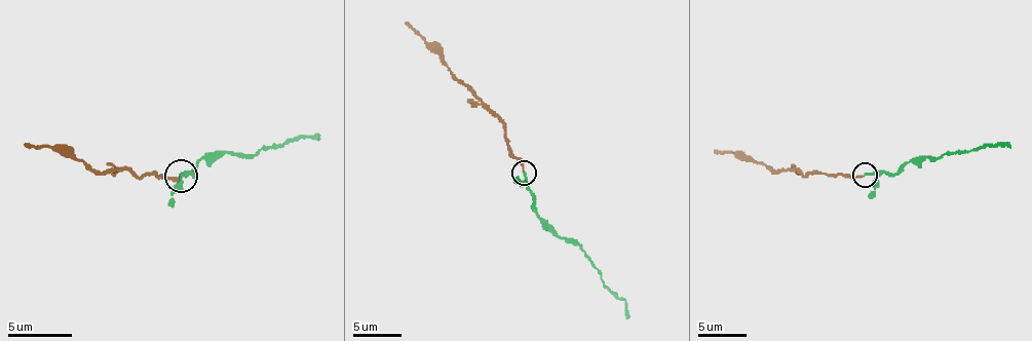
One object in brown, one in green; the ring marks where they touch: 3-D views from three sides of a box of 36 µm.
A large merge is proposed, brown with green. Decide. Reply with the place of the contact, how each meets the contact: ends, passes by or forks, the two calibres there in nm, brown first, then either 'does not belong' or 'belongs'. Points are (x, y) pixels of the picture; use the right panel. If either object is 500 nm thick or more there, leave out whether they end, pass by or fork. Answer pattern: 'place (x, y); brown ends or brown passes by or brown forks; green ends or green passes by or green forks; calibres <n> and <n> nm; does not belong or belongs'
place (865, 175); brown ends; green passes by; calibres 200 and 180 nm; belongs

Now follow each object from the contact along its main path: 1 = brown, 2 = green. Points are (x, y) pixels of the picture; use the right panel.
1: (864, 175), (805, 175), (796, 171), (773, 173), (752, 160), (715, 150)
2: (864, 175), (895, 175), (911, 160), (940, 158), (945, 153), (993, 146), (1010, 148)

